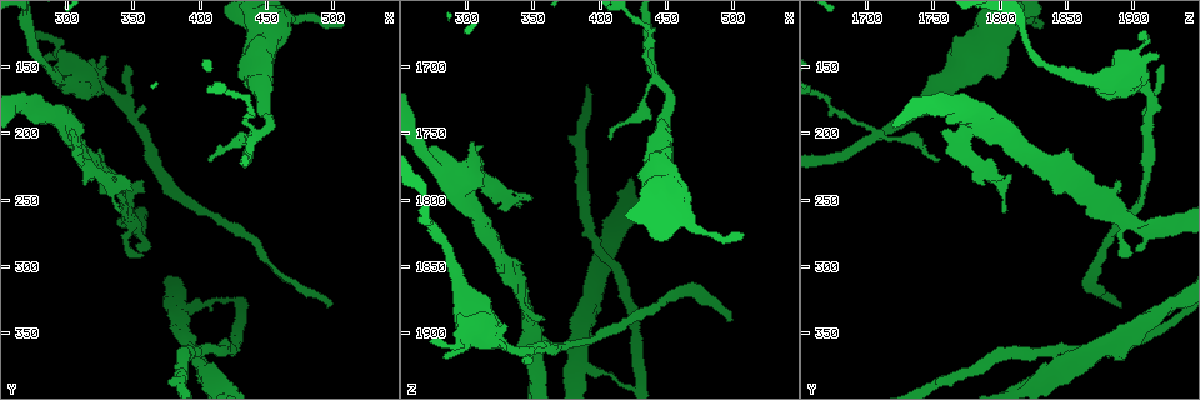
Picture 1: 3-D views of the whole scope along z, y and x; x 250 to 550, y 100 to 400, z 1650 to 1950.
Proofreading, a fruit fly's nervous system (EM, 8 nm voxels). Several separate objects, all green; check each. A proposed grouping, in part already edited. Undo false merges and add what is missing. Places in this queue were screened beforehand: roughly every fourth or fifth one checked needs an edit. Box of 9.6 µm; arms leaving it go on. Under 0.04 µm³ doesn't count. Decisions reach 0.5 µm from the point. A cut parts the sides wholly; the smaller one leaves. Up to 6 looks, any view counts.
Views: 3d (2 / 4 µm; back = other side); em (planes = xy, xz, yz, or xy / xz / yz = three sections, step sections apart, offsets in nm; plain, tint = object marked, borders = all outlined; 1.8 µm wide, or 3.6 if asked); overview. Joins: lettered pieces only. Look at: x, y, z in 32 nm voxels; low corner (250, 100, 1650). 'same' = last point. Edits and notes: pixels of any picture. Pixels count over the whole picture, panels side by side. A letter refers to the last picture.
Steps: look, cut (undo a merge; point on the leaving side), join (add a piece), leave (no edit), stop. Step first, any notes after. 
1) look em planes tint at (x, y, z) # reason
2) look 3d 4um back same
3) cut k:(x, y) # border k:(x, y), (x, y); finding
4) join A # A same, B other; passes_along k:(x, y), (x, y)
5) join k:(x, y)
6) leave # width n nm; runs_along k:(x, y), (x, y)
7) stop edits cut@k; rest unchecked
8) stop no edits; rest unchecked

look 3d 4um at (442, 200, 1708)

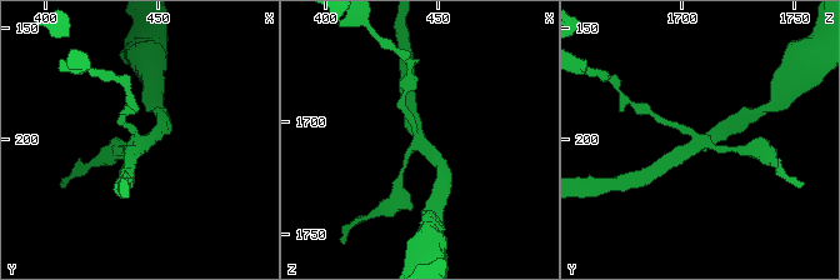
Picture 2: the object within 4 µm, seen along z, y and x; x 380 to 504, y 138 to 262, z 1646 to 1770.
look em planes borders at (440, 202, 1708)

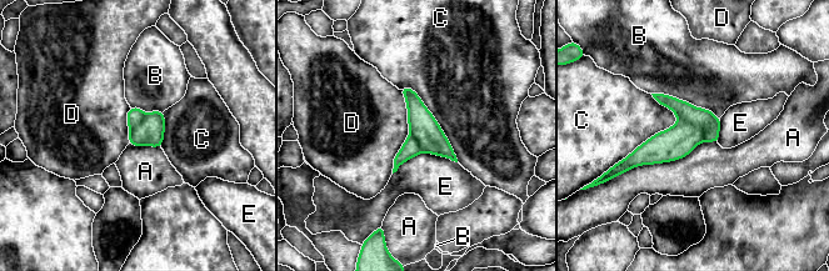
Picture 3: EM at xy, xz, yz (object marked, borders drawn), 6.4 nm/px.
cut 3:(685, 111) # A other, B other, C other, D other, E other; border 3:(679, 119), (699, 125), (705, 140); a second cell is stuck on

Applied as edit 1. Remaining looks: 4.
look overview # redraw

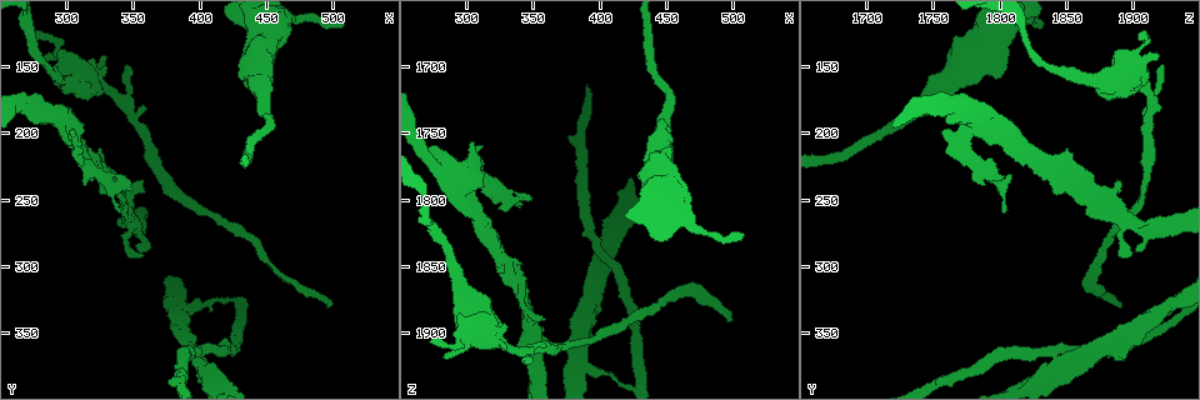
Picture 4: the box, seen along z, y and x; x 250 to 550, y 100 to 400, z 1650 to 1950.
look 3d 4um at (446, 144, 1776) # a fork

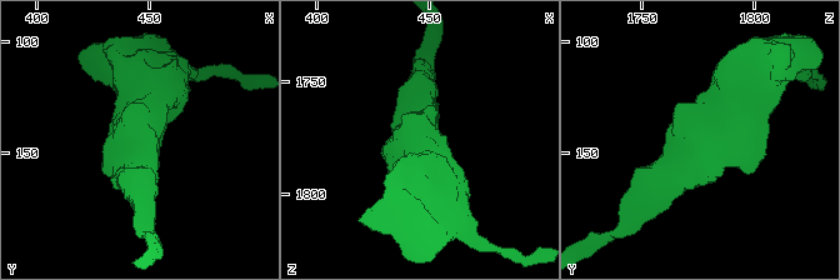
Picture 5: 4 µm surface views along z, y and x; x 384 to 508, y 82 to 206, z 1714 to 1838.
look em 3.6um xz step 8 tint at (446, 147, 1776)

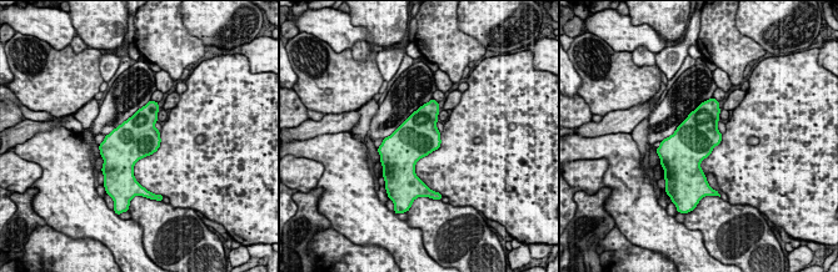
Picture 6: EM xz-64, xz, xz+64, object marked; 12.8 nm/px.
look em 3.6um planes borders same

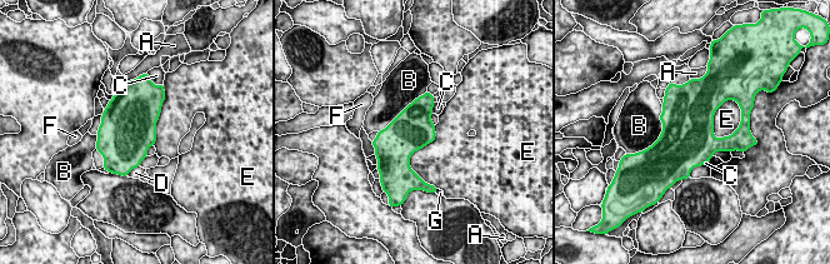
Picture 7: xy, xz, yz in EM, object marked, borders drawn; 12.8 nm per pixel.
leave # A other, B other, C other, D other, E other, F other, G other; border 7:(435, 125), (410, 158), (418, 175); all the same cell

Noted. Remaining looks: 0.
stop edits cut@3; rest unchecked

